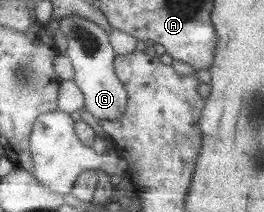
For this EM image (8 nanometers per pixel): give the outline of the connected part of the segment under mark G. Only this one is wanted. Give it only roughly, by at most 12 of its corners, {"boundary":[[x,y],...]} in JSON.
{"boundary":[[58,18],[92,122],[118,120],[127,92],[97,24]]}

